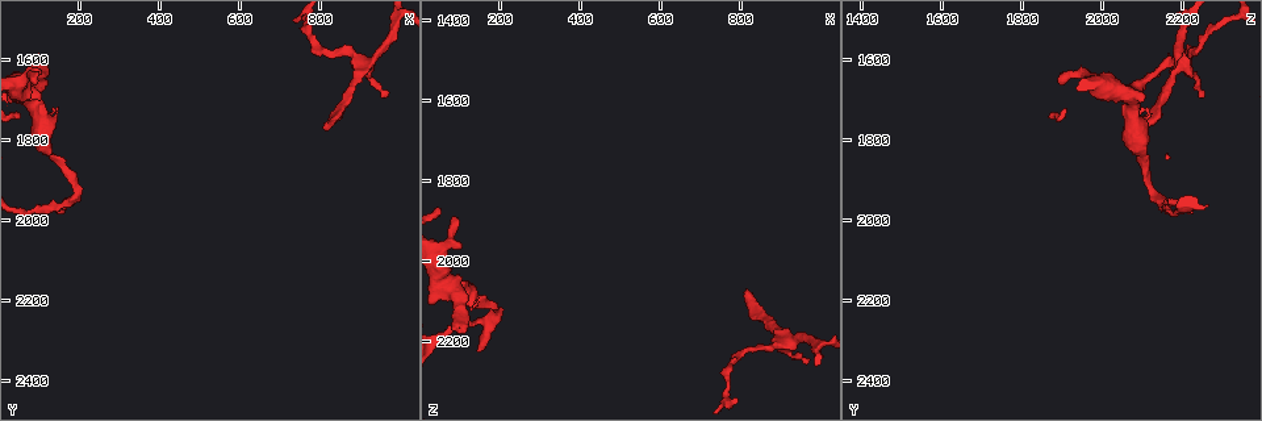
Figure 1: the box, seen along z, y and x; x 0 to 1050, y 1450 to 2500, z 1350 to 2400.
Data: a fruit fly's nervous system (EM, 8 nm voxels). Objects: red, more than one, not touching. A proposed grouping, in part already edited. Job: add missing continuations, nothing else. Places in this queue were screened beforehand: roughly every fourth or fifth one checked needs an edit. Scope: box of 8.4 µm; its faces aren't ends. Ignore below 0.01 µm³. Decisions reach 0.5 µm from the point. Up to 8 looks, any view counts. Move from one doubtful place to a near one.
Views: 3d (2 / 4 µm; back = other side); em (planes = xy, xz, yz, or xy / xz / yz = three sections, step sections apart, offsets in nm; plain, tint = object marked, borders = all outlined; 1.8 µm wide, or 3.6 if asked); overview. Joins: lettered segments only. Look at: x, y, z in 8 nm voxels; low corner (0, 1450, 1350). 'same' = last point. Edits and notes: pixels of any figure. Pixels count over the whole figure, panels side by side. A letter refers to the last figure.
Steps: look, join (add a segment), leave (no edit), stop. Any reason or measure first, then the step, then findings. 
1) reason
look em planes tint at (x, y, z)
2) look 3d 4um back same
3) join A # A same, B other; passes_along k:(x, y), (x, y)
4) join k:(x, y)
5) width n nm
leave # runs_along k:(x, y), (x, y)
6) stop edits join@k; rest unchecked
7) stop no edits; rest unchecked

tapers out
look em planes tint at (815, 1765, 2075)

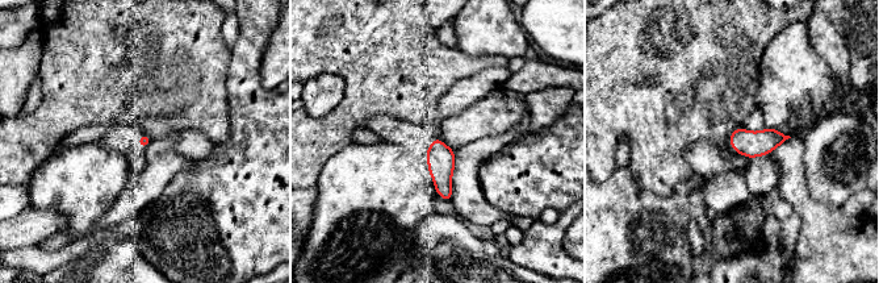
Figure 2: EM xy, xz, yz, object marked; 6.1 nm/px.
what lies round it
look em planes borders same

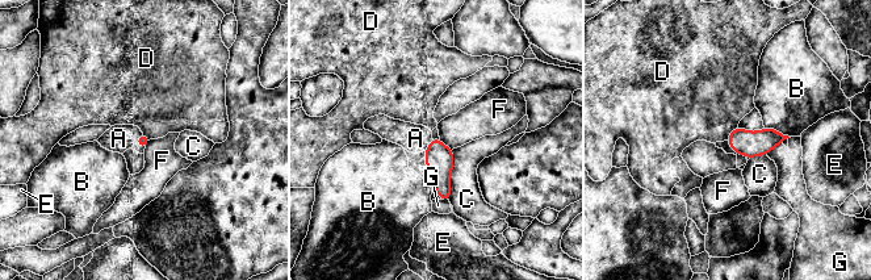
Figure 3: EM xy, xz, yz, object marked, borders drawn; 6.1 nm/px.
join A # A same, B other, C other, D other, E other, F other, G other; the neuron continues

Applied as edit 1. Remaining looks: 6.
redraw
look overview

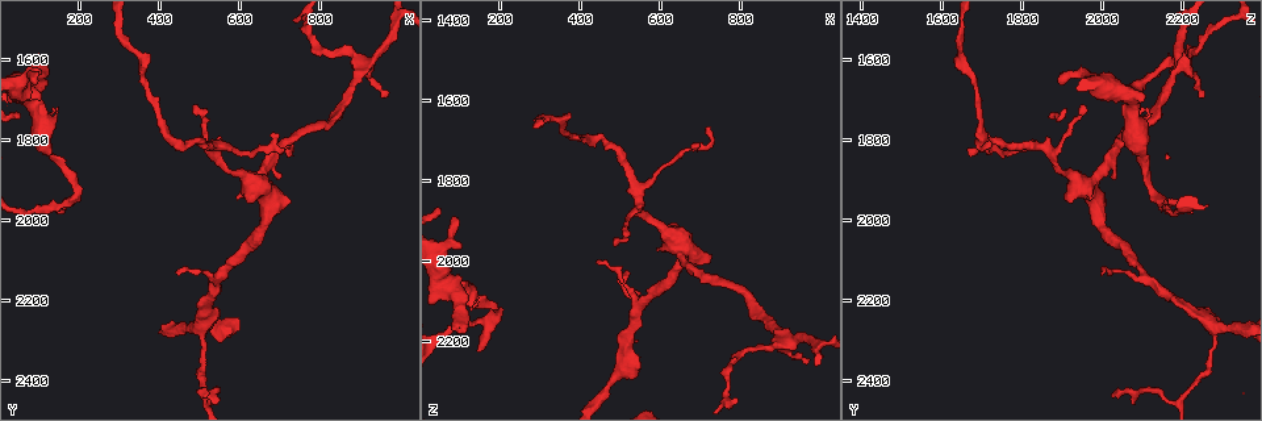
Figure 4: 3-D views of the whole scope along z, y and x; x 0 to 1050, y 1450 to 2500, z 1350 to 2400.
thin end
look em planes plain at (90, 1660, 1900)

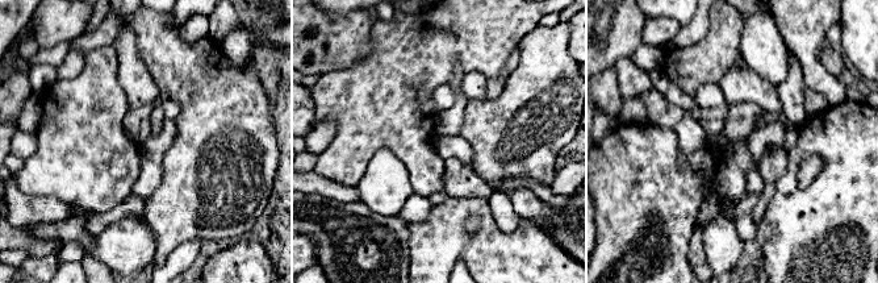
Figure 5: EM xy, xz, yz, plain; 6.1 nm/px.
look em planes tint same

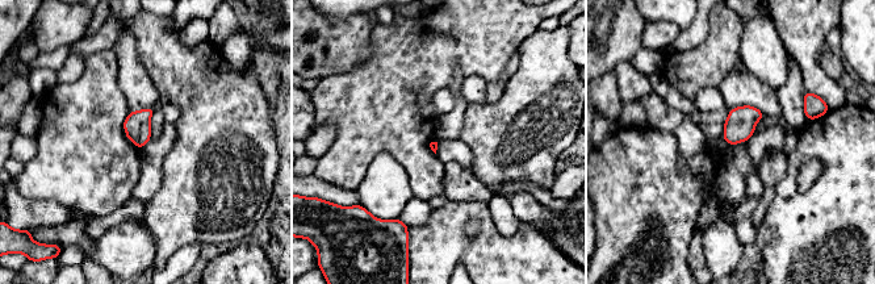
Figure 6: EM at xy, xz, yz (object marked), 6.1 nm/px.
see the neighbours
look em planes borders same

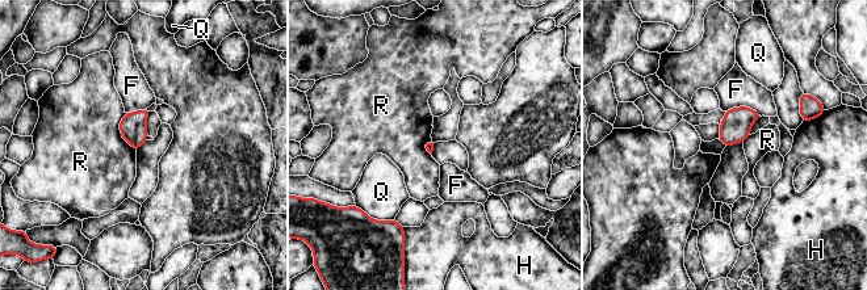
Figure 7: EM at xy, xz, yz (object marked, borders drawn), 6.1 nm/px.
longest_contact R 240 nm
leave # F other, H other, Q other, R other; none of them fits

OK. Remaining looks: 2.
thin end
look em 3.6um planes borders at (140, 1980, 2225)

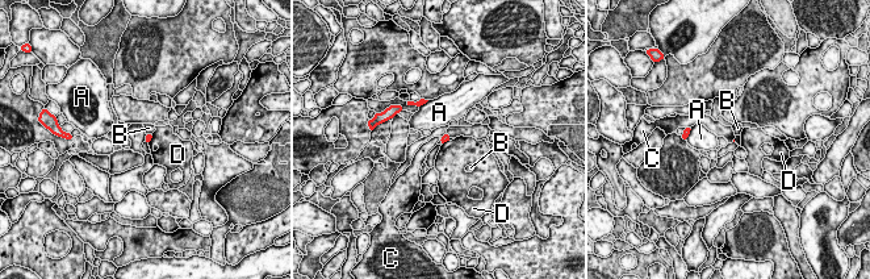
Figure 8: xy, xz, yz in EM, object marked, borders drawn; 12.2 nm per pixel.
leave # A other, B other, C other, D other; border 8:(146, 134), (143, 141); none of them fits

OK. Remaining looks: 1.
stop edits join@3; rest unchecked

